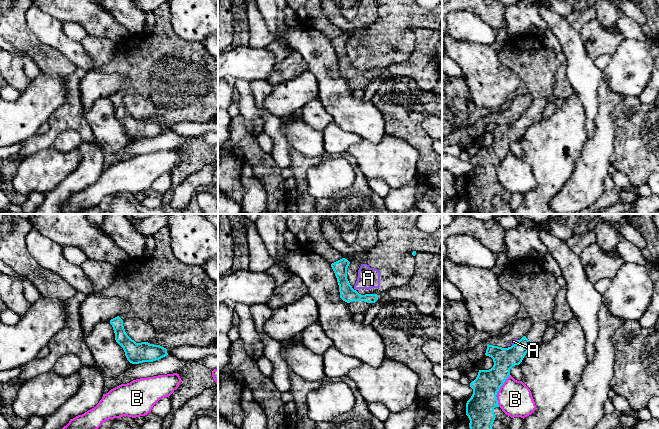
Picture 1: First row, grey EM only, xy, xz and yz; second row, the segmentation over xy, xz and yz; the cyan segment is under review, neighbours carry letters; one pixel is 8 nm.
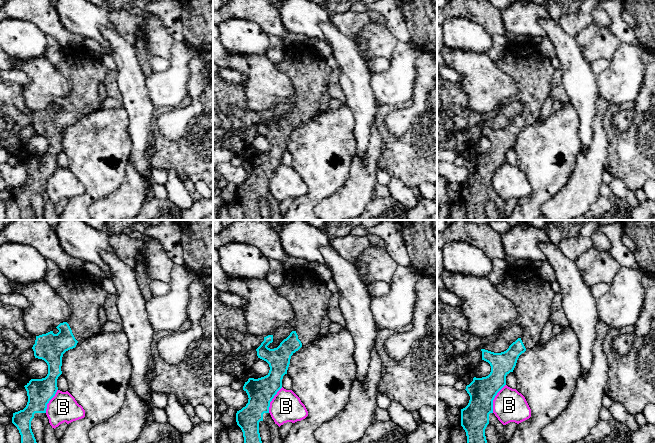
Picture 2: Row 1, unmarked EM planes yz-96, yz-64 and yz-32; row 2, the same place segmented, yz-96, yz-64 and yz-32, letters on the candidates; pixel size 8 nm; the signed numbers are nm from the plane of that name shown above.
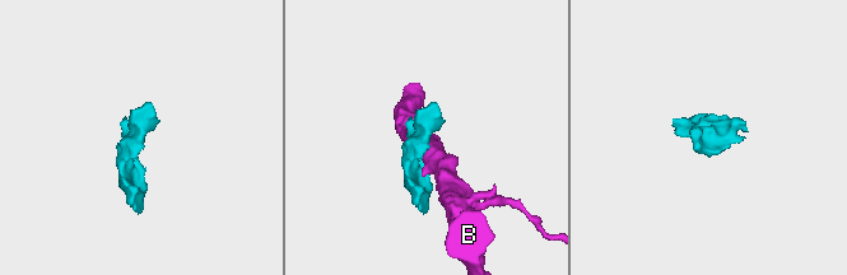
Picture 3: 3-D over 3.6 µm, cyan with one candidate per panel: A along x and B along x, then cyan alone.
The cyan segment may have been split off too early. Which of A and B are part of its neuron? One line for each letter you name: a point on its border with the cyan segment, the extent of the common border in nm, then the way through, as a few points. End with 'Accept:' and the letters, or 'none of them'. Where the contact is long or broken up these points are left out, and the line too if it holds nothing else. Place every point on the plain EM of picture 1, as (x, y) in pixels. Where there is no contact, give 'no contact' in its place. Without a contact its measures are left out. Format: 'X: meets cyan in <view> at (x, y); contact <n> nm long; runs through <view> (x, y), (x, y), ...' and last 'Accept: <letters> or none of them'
Accept: none of them

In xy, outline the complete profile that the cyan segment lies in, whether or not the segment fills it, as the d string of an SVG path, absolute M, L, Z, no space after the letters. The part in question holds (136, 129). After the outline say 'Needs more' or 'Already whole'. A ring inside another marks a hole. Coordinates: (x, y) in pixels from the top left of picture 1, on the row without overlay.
M117 92L110 96L116 118L123 124L127 136L132 140L153 138L168 131L167 125L148 118L136 119L125 108L123 96Z. Already whole

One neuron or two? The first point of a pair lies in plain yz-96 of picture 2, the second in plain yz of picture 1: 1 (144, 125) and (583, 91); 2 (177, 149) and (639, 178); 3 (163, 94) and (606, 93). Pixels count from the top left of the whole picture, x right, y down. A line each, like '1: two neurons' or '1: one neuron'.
1: one neuron
2: one neuron
3: two neurons

